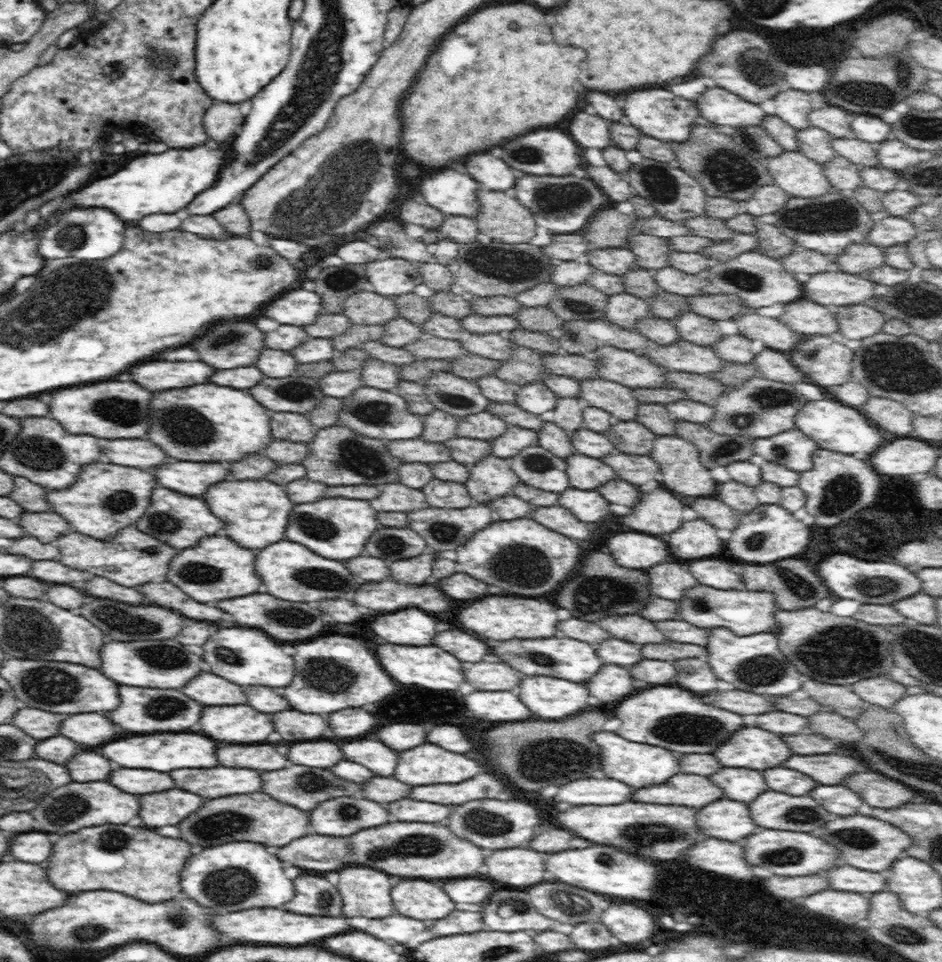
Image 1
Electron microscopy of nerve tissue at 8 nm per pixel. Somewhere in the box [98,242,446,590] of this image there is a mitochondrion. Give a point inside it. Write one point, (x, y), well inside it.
(184, 426)

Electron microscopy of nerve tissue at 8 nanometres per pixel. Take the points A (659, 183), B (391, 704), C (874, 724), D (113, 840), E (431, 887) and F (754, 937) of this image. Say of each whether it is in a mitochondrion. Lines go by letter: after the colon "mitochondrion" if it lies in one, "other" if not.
A: mitochondrion
B: other
C: mitochondrion
D: mitochondrion
E: other
F: other

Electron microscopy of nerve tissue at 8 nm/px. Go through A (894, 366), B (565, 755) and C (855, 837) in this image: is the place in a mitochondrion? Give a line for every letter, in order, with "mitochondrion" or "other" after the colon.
A: mitochondrion
B: mitochondrion
C: mitochondrion

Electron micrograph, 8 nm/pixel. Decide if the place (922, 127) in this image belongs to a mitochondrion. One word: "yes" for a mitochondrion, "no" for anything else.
yes

